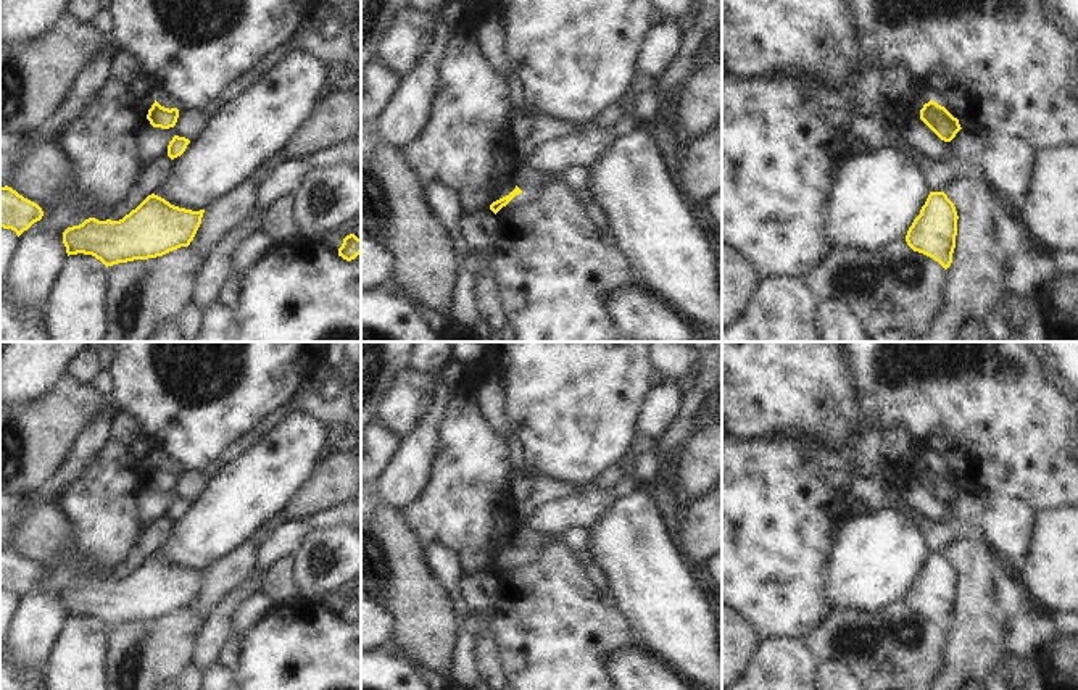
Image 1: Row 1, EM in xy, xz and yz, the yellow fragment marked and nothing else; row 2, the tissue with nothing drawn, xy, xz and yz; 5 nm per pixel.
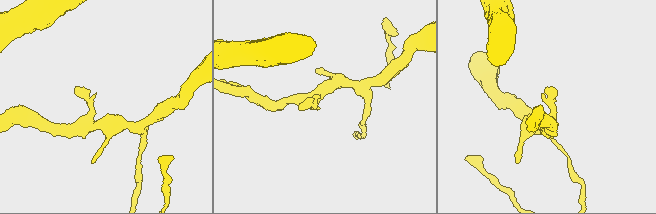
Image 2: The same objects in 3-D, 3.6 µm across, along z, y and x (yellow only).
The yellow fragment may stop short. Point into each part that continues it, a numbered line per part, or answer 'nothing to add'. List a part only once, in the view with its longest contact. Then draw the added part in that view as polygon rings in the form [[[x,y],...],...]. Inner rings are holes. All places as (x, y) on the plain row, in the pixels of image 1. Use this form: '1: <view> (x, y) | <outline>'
nothing to add

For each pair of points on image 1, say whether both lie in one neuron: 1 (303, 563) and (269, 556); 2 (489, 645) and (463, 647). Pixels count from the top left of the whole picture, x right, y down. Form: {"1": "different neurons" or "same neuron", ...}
{"1": "different neurons", "2": "different neurons"}

